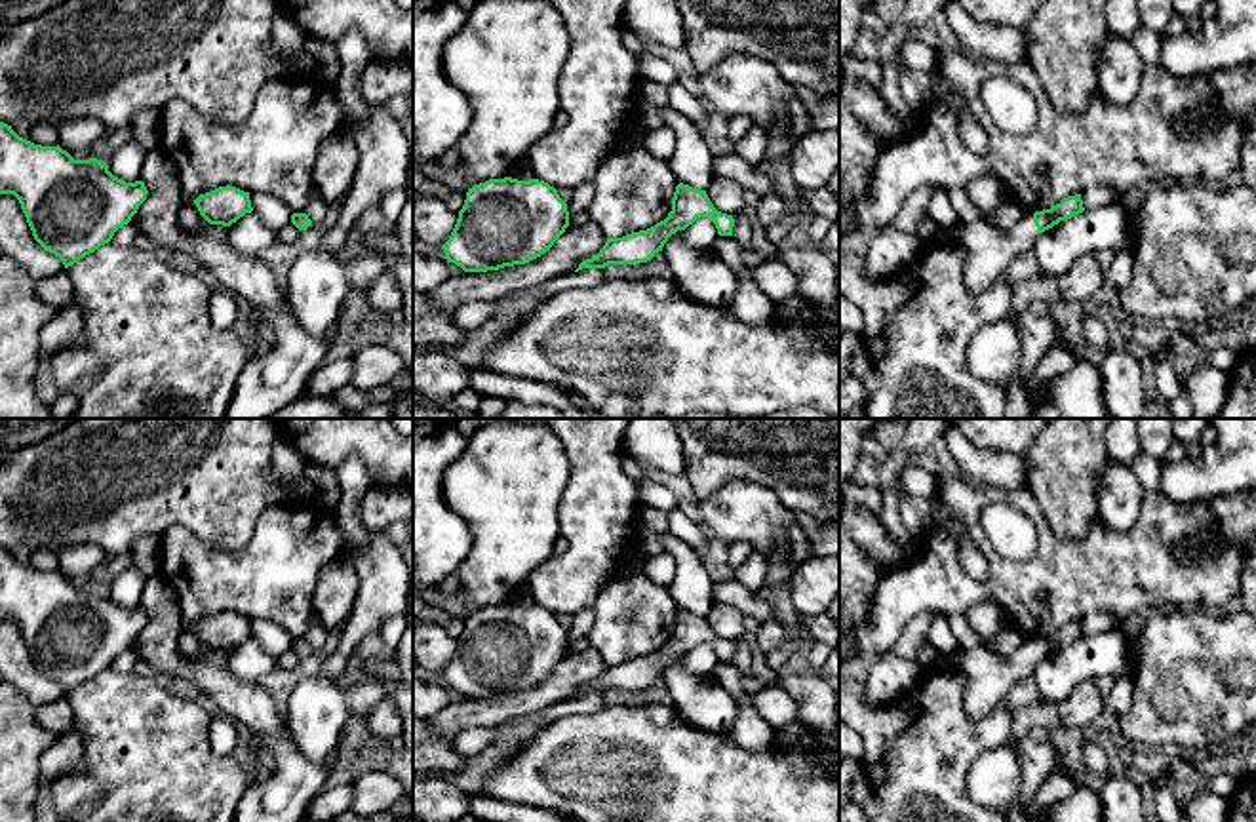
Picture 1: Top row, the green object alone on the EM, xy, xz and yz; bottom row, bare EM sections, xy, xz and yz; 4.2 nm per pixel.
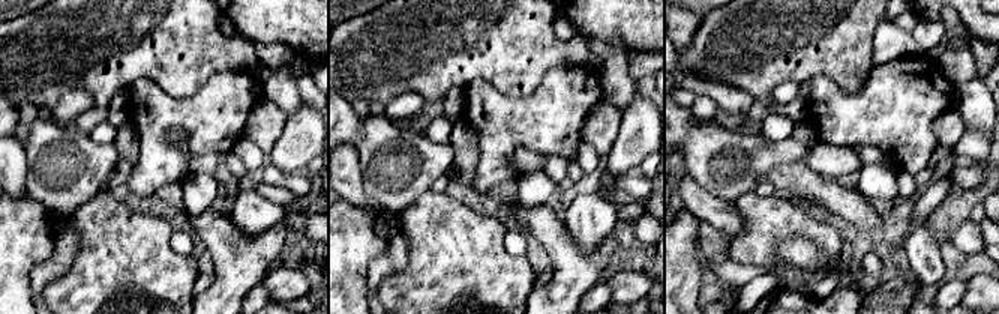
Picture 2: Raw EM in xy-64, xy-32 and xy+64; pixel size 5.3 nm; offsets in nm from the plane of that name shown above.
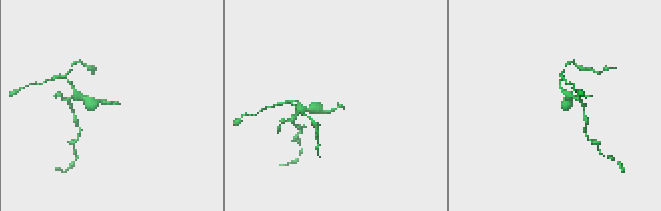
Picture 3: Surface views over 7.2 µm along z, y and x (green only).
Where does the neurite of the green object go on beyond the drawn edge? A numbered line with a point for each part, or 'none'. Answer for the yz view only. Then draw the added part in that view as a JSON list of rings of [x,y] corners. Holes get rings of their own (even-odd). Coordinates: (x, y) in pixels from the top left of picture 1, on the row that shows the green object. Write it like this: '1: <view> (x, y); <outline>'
1: yz (988, 250); [[[1026,215],[1009,230],[990,226],[984,221],[959,225],[955,240],[965,247],[969,287],[984,291],[1016,255],[1031,249],[1037,238],[1033,215]]]

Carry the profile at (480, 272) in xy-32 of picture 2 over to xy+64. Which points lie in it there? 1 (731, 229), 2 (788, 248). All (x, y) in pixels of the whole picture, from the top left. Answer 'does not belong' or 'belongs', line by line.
1: does not belong
2: does not belong

